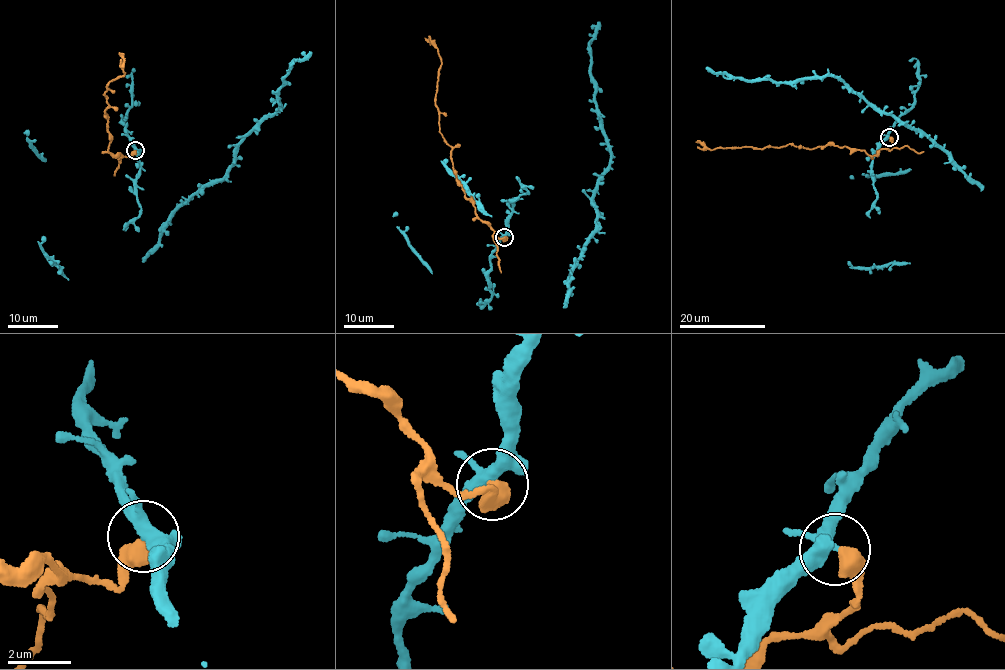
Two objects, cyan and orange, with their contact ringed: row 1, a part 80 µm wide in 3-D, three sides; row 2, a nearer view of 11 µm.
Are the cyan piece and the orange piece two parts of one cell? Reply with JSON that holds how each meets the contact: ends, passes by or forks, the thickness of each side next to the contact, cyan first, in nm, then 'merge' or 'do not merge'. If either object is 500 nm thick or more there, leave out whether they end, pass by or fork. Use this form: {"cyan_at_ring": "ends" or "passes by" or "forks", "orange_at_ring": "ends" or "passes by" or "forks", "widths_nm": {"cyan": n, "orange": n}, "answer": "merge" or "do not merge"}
{"widths_nm": {"cyan": 340, "orange": 600}, "answer": "do not merge"}

